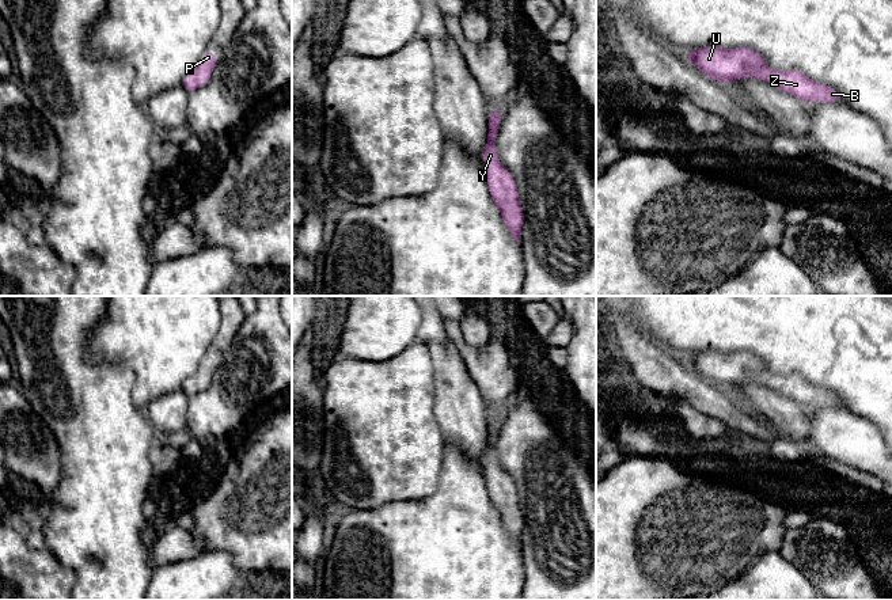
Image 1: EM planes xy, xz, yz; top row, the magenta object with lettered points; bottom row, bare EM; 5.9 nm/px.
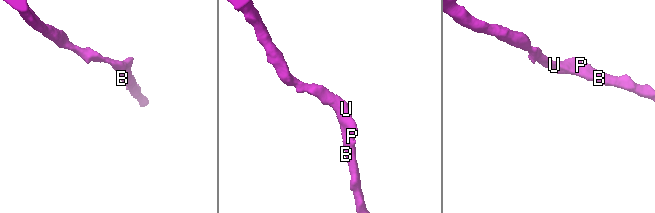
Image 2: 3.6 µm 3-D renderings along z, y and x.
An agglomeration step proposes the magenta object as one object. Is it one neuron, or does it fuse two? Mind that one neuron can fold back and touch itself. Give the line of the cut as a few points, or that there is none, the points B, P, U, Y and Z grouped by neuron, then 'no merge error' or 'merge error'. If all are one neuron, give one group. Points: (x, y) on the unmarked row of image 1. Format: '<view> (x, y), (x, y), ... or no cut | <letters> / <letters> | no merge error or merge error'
no cut | B P U Y Z | no merge error

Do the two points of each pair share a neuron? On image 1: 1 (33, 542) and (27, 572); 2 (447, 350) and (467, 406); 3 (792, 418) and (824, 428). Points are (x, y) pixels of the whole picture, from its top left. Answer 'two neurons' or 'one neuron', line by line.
1: two neurons
2: one neuron
3: two neurons

